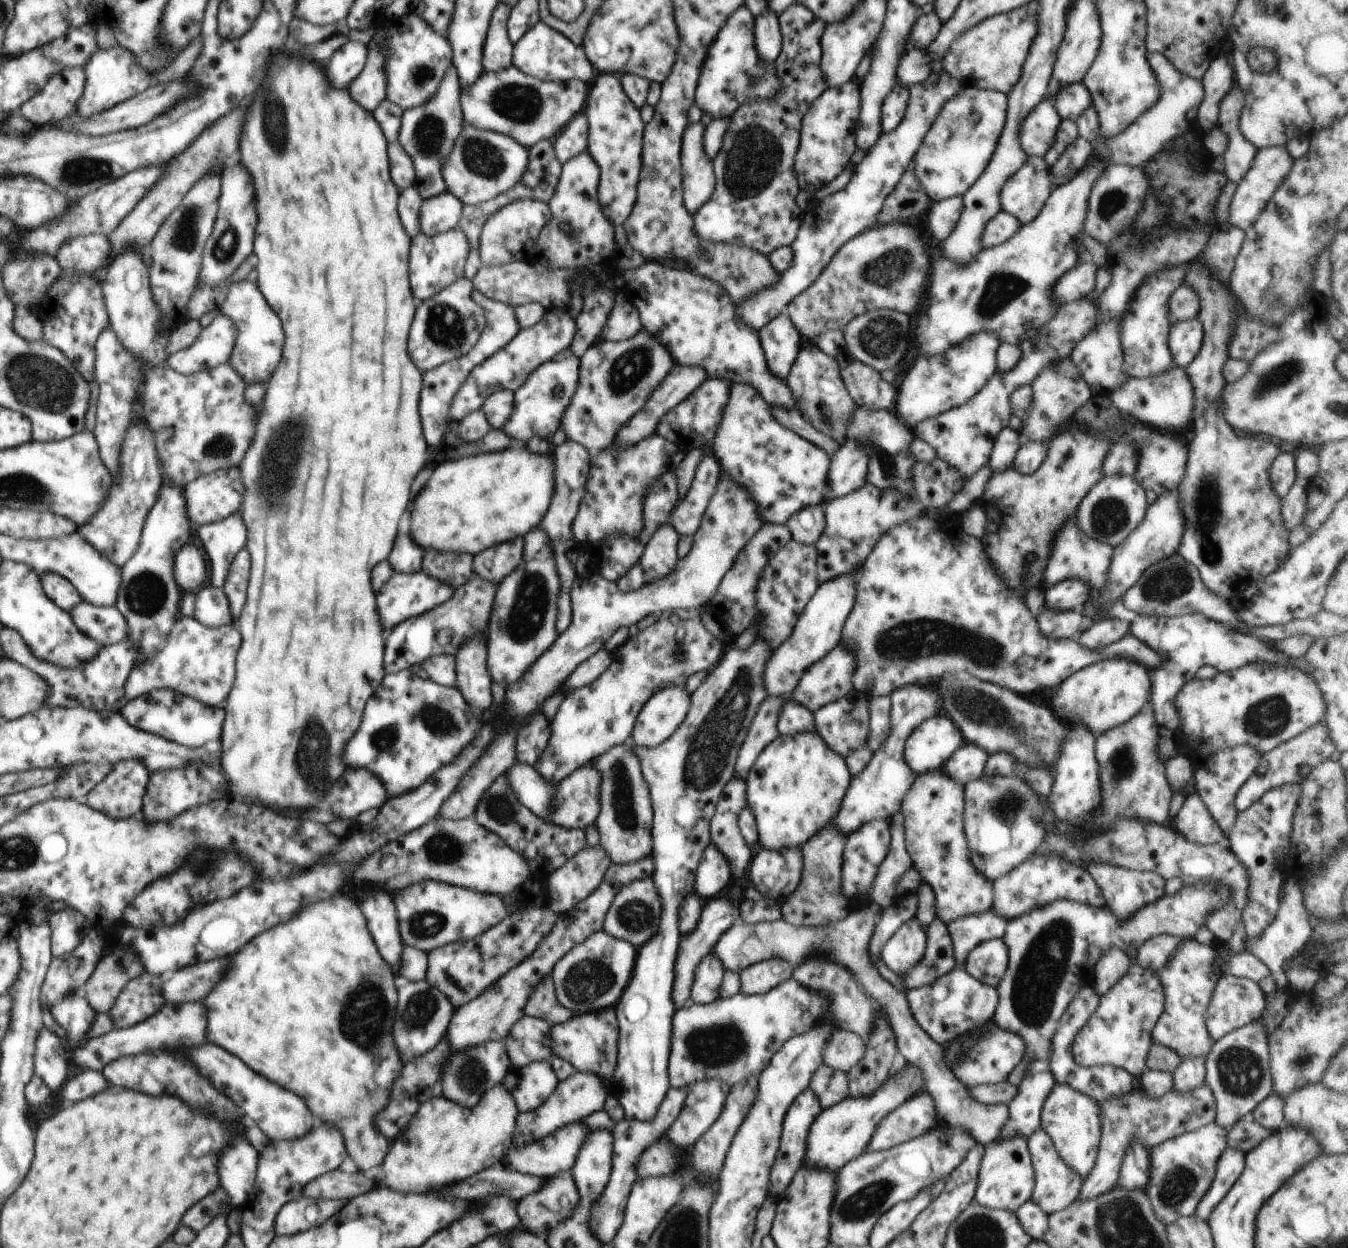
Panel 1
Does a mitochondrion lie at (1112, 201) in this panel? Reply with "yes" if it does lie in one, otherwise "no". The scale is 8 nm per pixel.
yes

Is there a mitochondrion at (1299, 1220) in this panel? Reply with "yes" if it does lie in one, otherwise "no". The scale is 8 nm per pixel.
no

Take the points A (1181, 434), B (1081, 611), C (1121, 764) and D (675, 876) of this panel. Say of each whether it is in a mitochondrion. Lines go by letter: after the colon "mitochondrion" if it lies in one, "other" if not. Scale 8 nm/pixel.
A: other
B: other
C: mitochondrion
D: other

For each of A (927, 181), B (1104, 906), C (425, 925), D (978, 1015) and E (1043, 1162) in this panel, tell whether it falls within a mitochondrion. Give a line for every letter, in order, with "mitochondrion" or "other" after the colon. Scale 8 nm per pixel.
A: other
B: other
C: mitochondrion
D: other
E: other

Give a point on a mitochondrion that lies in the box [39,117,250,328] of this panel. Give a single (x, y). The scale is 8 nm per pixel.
(82, 171)

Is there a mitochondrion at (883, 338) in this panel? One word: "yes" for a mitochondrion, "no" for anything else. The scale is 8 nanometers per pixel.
yes

